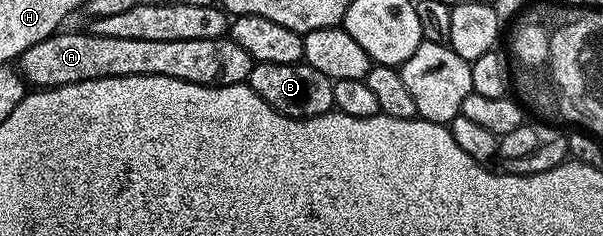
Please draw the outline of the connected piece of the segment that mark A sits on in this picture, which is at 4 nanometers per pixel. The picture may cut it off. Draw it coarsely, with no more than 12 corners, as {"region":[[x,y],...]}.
{"region":[[55,32],[19,56],[37,89],[111,76],[246,83],[230,37],[150,41]]}

